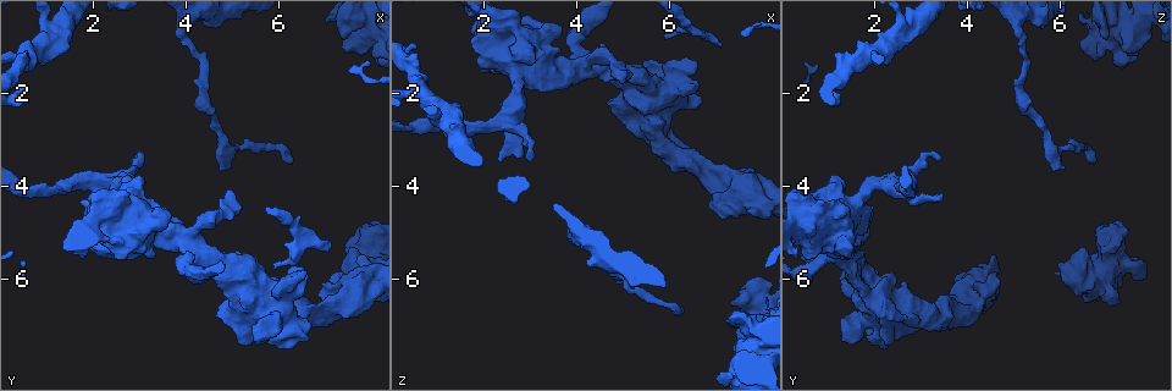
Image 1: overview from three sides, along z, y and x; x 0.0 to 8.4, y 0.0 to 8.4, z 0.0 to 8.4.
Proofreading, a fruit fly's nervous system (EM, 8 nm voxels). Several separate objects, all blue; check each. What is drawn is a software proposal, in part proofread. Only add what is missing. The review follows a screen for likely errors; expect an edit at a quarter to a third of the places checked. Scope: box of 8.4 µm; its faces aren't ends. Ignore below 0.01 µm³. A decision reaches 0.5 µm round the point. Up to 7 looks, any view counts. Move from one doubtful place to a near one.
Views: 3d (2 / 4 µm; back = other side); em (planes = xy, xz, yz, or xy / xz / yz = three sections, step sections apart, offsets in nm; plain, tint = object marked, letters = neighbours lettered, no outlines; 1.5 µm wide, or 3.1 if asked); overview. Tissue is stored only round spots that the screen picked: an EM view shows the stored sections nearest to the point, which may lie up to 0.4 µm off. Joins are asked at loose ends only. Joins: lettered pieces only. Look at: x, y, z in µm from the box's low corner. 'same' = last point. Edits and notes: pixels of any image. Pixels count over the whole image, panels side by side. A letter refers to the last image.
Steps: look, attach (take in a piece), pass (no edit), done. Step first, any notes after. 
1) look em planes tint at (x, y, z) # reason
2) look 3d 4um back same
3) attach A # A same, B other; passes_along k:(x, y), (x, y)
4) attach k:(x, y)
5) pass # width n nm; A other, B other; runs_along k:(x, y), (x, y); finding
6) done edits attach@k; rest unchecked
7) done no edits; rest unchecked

look em planes letters at (1.90, 5.40, 1.55) # branch stops here

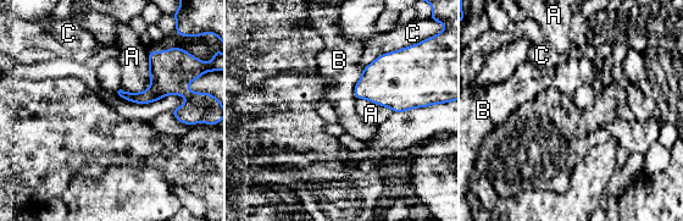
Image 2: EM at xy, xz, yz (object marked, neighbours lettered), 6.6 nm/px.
pass # longest_contact A 320 nm; A other, B other, C other; border 2:(149, 50), (150, 84), (123, 92); none of them fits

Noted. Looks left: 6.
look 3d 2um at (7.05, 5.40, 0.90) # branch stops here

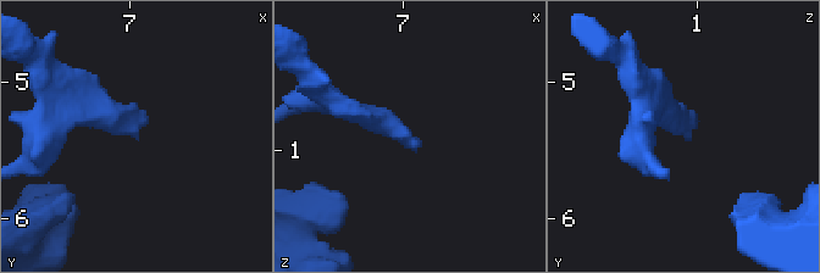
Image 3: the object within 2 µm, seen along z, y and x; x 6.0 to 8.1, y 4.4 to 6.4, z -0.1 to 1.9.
look em xy step 4 tint at (7.08, 5.42, 0.94)

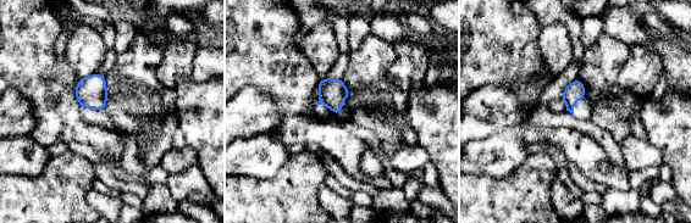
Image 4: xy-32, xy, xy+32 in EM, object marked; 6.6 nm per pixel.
look em planes letters same # another direction

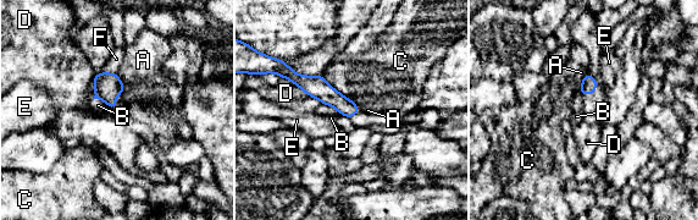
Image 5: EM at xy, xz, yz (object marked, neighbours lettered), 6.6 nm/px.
pass # A other, B other, C other, D other, E other, F other; border 5:(93, 99), (100, 99), (115, 110); no lettered piece goes on from it

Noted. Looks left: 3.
look 3d 2um back at (6.80, 6.40, 4.35) # branch stops here

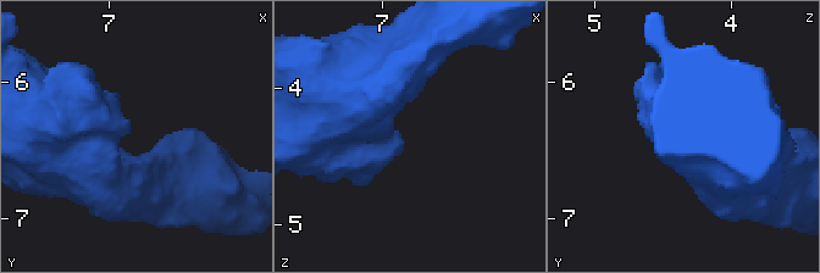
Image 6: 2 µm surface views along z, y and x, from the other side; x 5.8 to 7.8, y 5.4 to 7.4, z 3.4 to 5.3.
look em xy step 4 letters at (6.84, 6.38, 4.40) # need the tissue

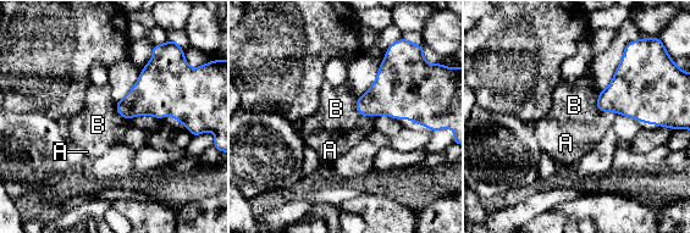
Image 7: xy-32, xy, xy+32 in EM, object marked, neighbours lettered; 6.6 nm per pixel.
pass # longest_contact B 140 nm; A other, B other; border 7:(115, 103), (115, 110), (125, 120); no lettered piece goes on from it

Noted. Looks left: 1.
done no edits; rest unchecked

